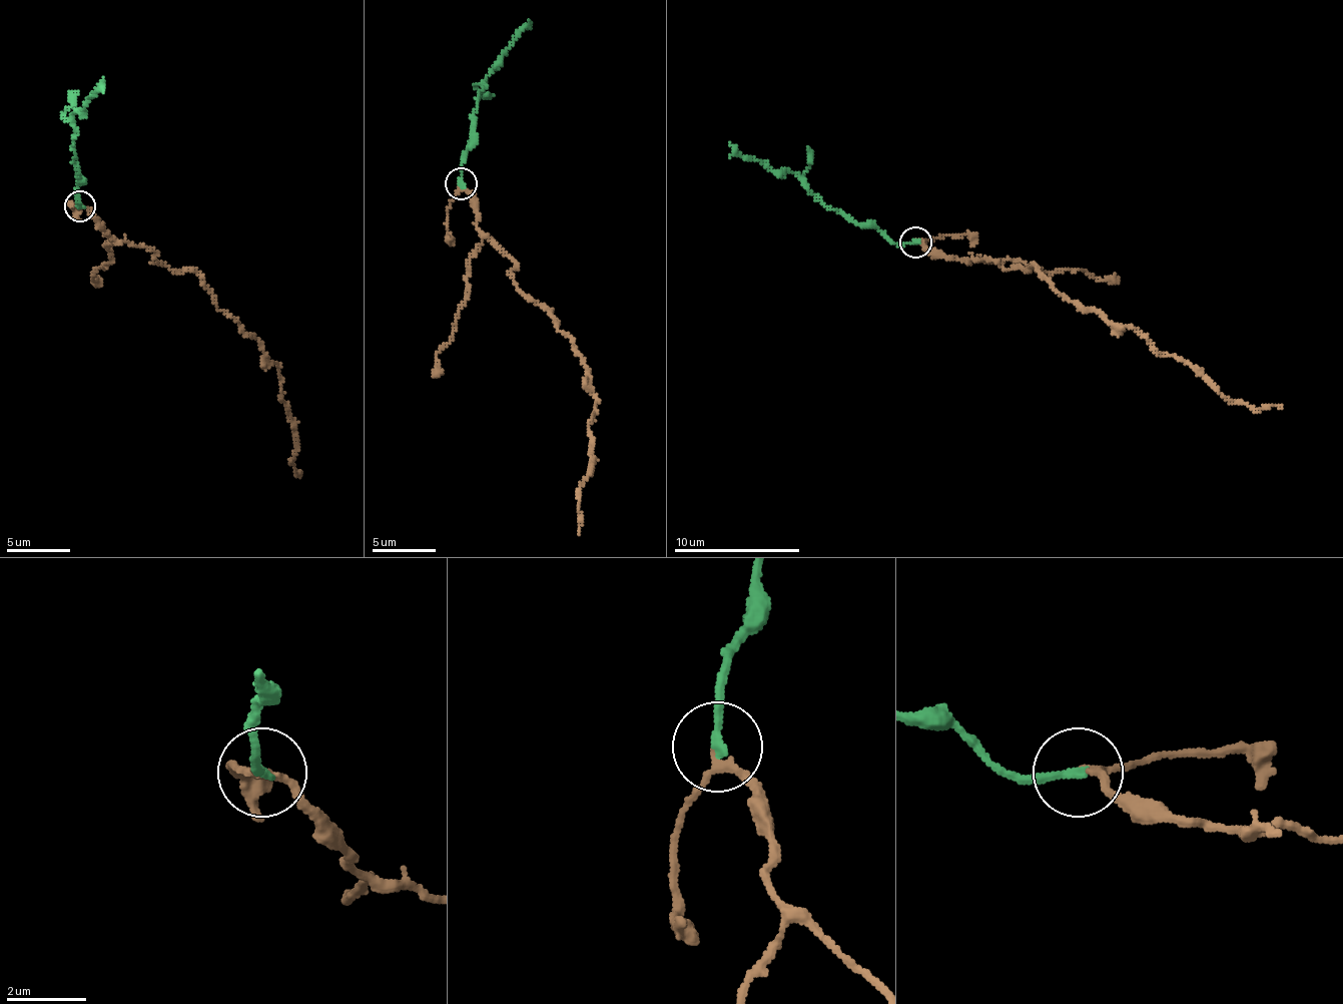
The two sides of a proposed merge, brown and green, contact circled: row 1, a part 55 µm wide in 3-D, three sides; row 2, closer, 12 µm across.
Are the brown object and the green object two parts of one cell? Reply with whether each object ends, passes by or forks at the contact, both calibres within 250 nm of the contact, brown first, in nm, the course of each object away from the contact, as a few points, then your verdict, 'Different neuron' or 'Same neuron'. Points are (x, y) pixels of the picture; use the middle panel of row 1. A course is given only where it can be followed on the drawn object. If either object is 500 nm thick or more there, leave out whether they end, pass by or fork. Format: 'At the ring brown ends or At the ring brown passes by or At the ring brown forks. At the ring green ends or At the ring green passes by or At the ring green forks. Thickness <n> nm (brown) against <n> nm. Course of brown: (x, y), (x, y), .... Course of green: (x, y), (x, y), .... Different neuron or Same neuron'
At the ring brown passes by. At the ring green ends. Thickness 150 nm (brown) against 220 nm. Course of brown: (462, 184), (472, 194), (476, 226), (513, 262), (514, 284), (571, 339), (593, 388), (579, 534). Course of green: (462, 184), (462, 159), (470, 146), (471, 128), (486, 78), (513, 36), (531, 22). Same neuron

